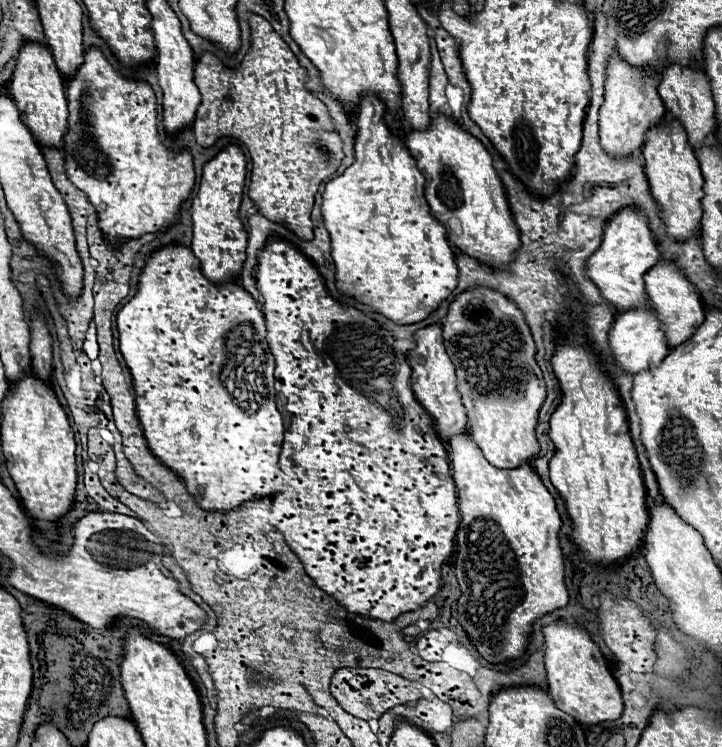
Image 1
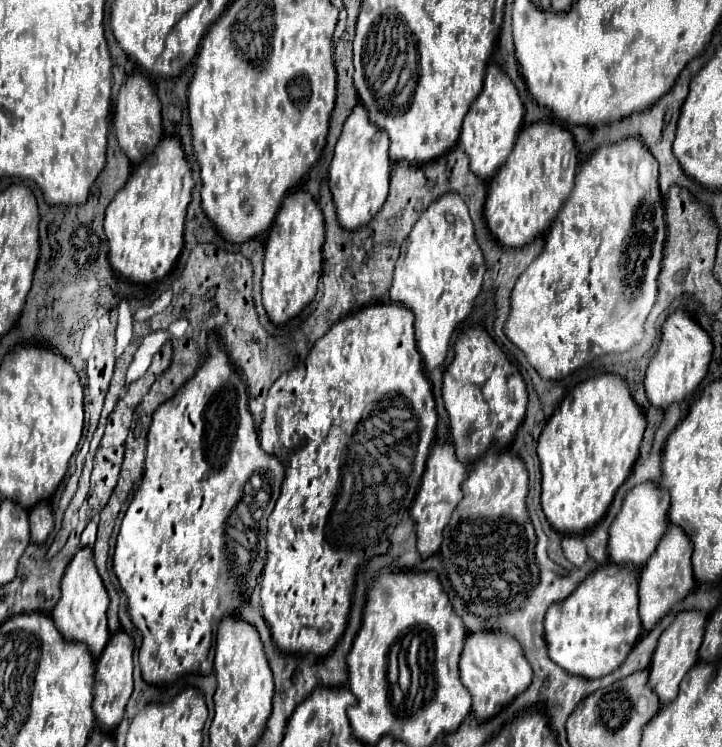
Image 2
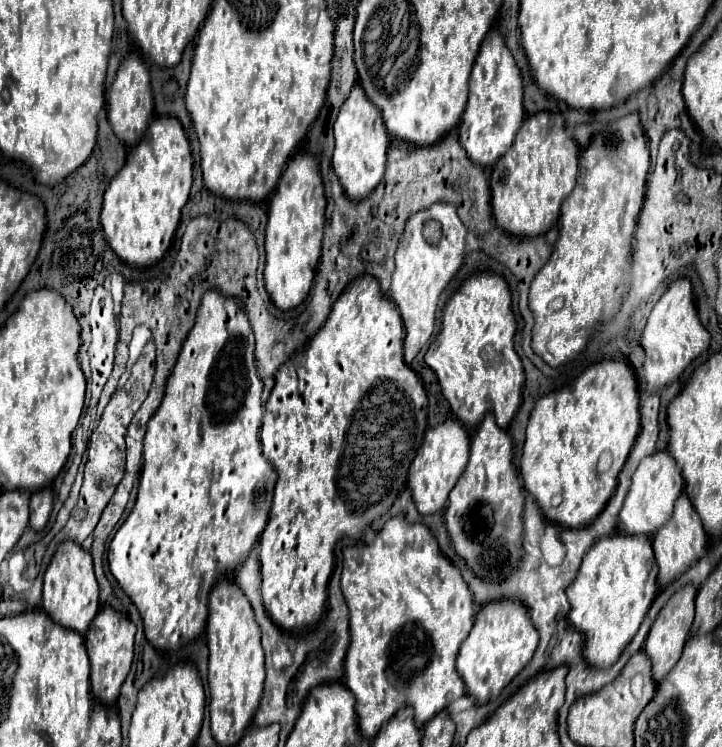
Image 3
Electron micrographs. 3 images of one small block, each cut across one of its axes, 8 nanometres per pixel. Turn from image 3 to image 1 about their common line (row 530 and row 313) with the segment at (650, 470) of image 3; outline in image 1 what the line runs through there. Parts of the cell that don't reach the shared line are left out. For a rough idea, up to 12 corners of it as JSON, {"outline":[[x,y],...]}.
{"outline":[[656,312],[616,316],[610,350],[616,366],[638,374],[670,352]]}

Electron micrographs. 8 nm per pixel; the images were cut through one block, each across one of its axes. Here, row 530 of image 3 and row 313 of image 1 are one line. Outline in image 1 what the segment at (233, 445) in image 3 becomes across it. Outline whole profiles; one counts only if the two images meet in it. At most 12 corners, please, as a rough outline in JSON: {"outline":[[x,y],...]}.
{"outline":[[184,246],[116,314],[148,448],[204,510],[282,490],[284,424],[218,378],[264,316]]}

